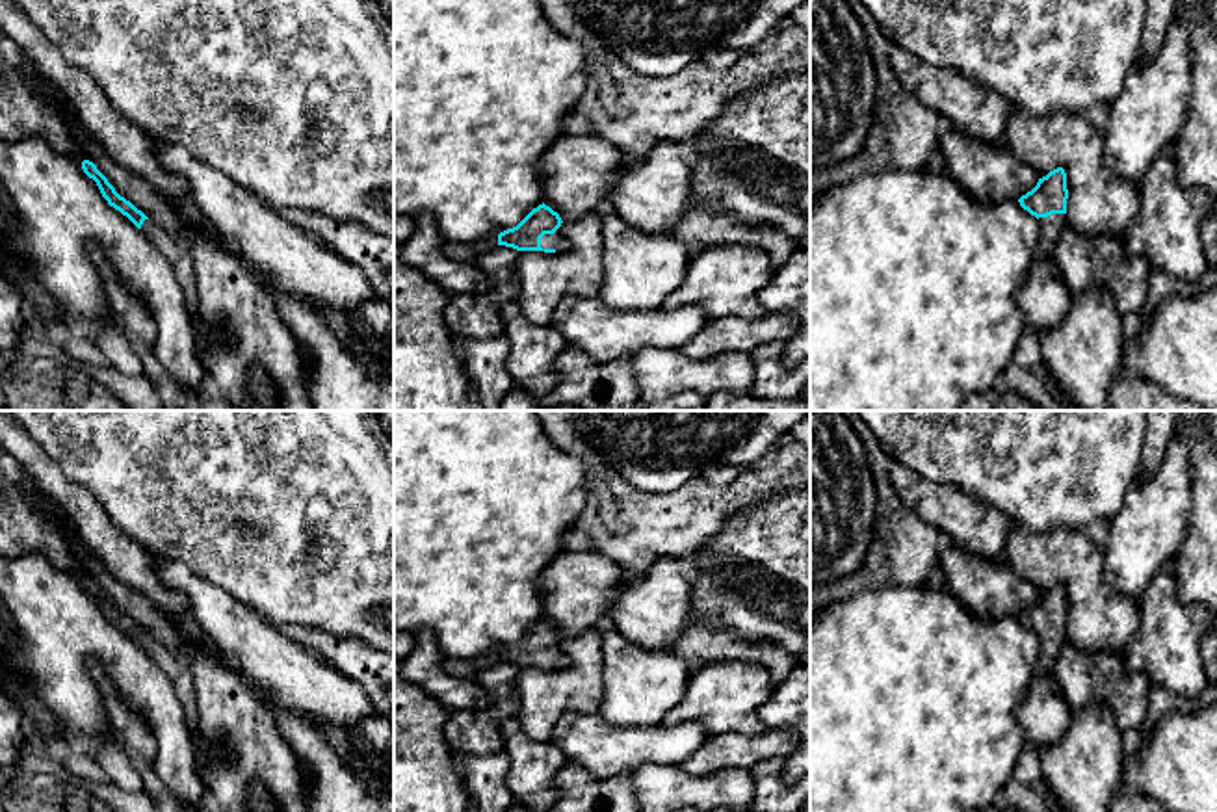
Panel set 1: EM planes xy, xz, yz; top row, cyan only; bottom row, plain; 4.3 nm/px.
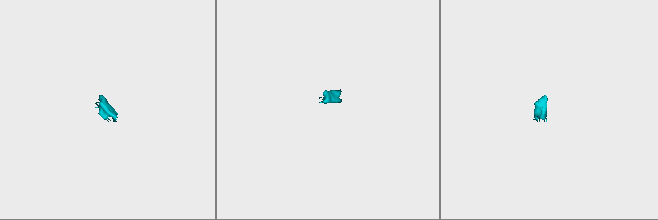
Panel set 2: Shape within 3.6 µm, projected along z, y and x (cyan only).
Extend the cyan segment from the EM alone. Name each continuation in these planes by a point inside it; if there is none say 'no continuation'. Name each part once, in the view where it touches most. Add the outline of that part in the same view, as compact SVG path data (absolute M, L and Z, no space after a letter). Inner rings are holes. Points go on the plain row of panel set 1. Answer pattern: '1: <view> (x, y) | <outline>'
1: xz (556, 656) | M557 645L554 650L544 650L541 654L541 663L543 665L567 667L569 660L567 660L567 656L561 652L561 648Z

